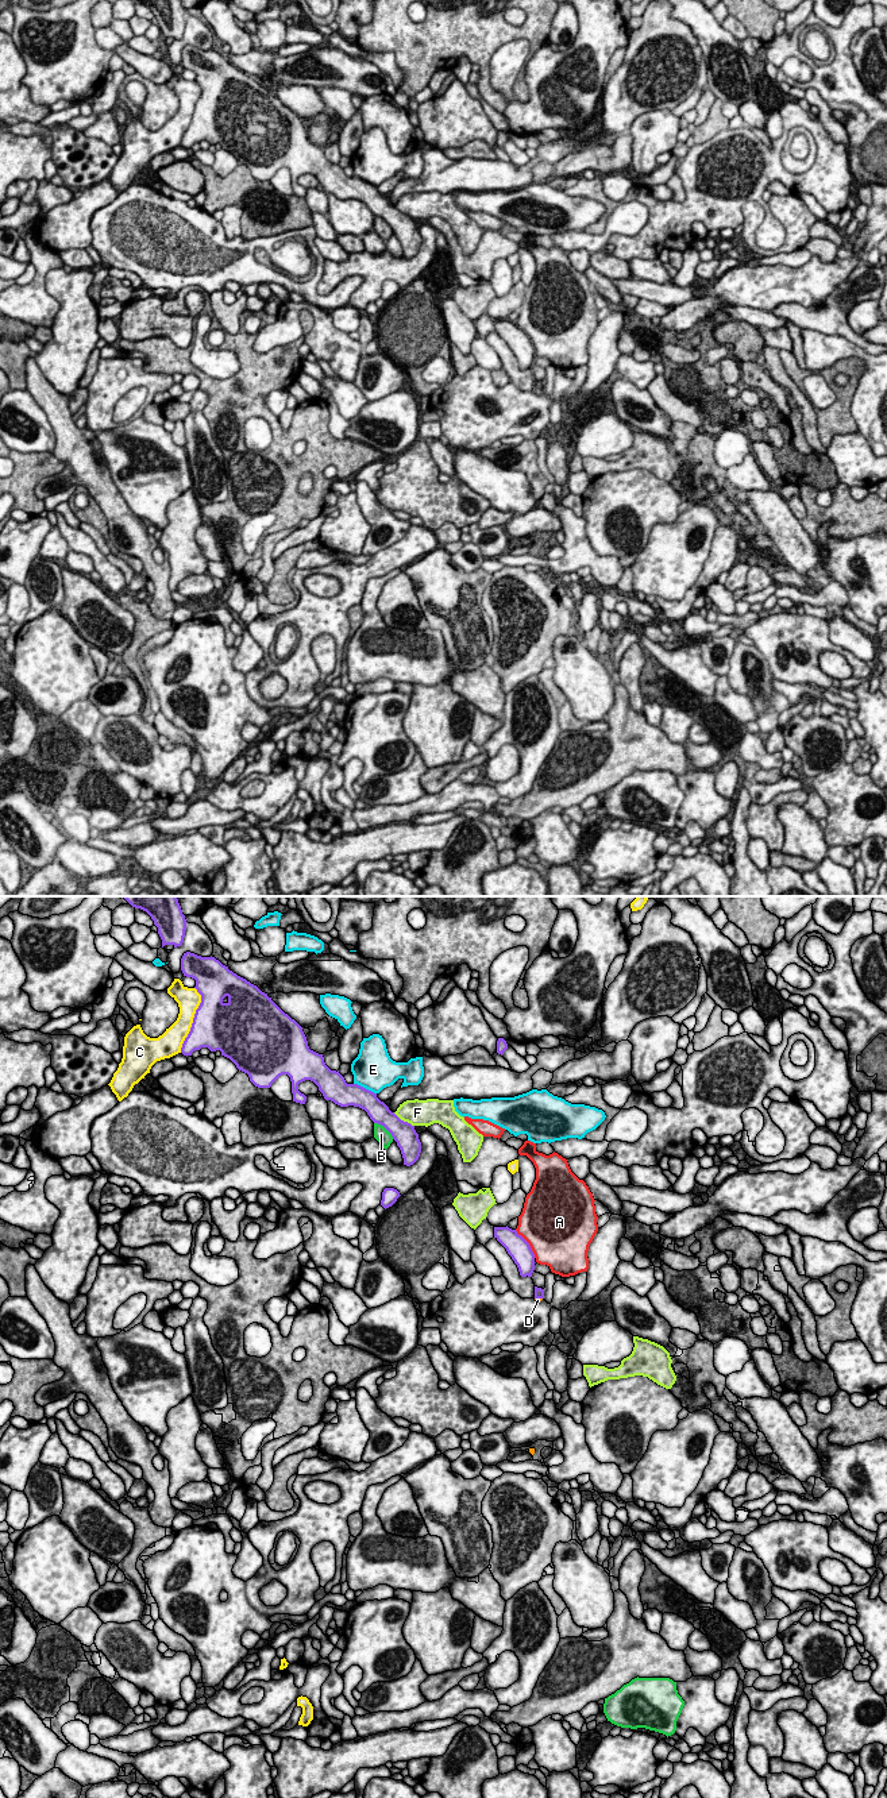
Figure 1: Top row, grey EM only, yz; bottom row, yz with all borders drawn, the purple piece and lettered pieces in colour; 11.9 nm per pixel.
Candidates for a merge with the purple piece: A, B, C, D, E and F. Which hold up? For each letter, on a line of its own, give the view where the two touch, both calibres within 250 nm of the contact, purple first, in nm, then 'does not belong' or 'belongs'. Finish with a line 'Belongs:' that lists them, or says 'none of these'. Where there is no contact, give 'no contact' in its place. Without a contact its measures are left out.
A: meets purple in yz; 280 nm thick on the purple side, 500 nm on the other; does not belong
B: meets purple in yz; 280 nm thick on the purple side, 180 nm on the other; does not belong
C: meets purple in yz; 500 nm thick on the purple side, 280 nm on the other; does not belong
D: meets purple in yz; 130 nm thick on the purple side, 50 nm on the other; belongs
E: meets purple in yz; 260 nm thick on the purple side, 480 nm on the other; does not belong
F: meets purple in yz; 280 nm thick on the purple side, 320 nm on the other; does not belong
Belongs: D

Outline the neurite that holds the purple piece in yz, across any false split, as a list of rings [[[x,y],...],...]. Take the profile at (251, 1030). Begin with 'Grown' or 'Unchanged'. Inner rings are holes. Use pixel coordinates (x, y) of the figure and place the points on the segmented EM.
Unchanged. [[[186,952],[181,958],[181,971],[184,976],[196,980],[194,988],[201,995],[190,1031],[181,1047],[184,1056],[192,1056],[201,1047],[208,1047],[211,1052],[220,1050],[221,1056],[247,1073],[250,1081],[258,1088],[270,1088],[279,1076],[288,1074],[292,1081],[293,1101],[300,1104],[305,1104],[306,1096],[298,1091],[298,1084],[311,1080],[319,1087],[325,1100],[340,1107],[359,1107],[374,1123],[383,1126],[397,1142],[404,1165],[410,1166],[419,1160],[421,1142],[414,1126],[401,1120],[377,1097],[377,1093],[358,1084],[347,1084],[339,1070],[331,1070],[325,1065],[323,1054],[309,1049],[302,1027],[285,1014],[267,993],[212,956],[201,957]]]

